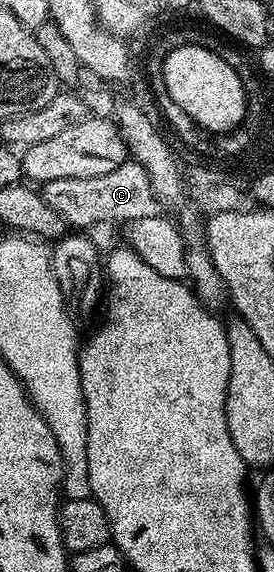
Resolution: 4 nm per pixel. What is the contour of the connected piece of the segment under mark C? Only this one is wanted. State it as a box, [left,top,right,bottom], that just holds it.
[42,159,162,231]

